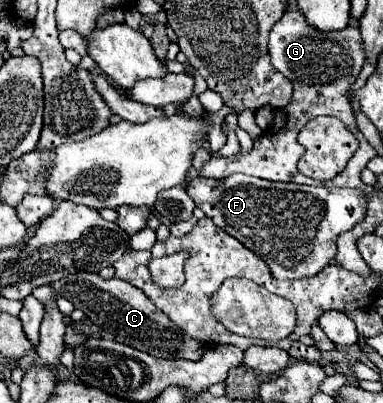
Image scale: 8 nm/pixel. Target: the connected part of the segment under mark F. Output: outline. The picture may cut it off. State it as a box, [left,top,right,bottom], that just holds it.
[186,173,366,279]

